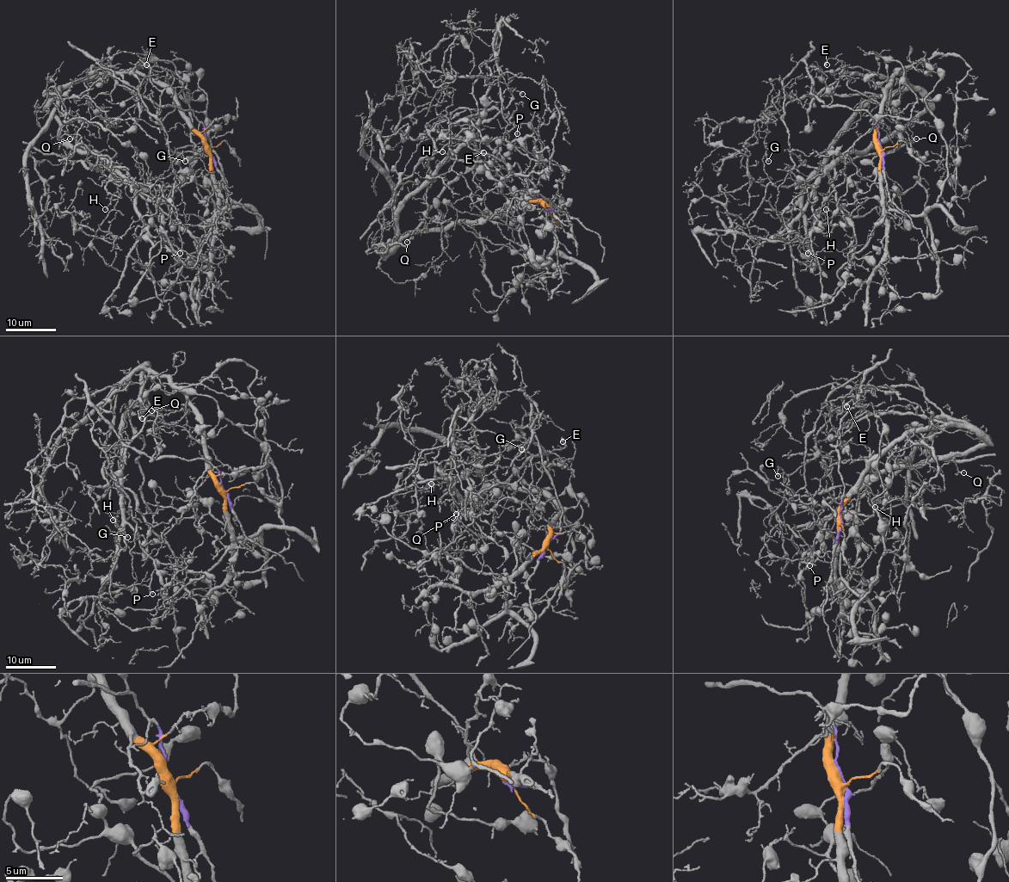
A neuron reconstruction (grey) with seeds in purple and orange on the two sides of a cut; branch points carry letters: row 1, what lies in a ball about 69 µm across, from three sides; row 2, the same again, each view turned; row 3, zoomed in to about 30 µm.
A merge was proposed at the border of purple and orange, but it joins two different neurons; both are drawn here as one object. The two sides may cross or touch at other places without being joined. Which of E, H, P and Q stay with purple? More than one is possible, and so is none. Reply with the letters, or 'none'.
none

